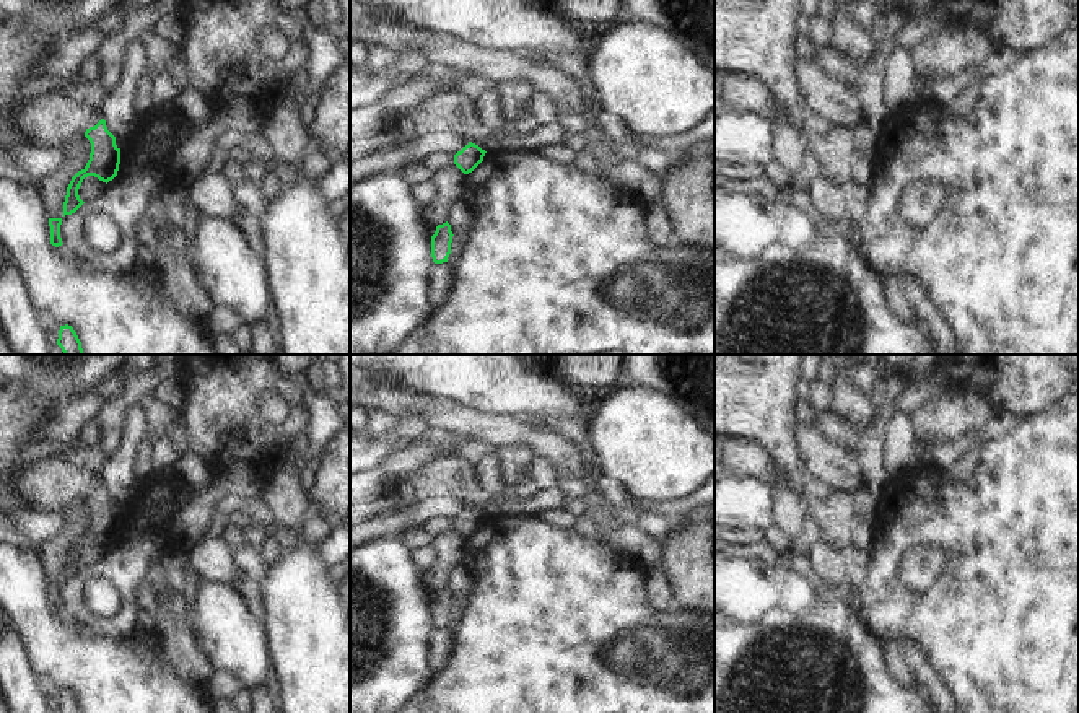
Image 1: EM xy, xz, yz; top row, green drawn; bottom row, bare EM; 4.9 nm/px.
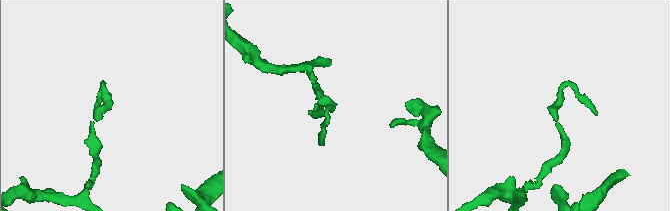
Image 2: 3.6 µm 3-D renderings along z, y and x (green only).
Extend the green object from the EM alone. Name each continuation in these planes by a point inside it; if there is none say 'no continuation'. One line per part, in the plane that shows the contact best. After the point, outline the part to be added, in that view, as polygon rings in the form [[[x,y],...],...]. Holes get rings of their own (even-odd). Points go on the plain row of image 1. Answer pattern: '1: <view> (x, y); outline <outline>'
no continuation

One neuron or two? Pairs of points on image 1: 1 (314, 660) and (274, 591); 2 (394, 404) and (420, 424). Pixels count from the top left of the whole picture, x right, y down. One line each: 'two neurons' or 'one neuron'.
1: one neuron
2: two neurons

